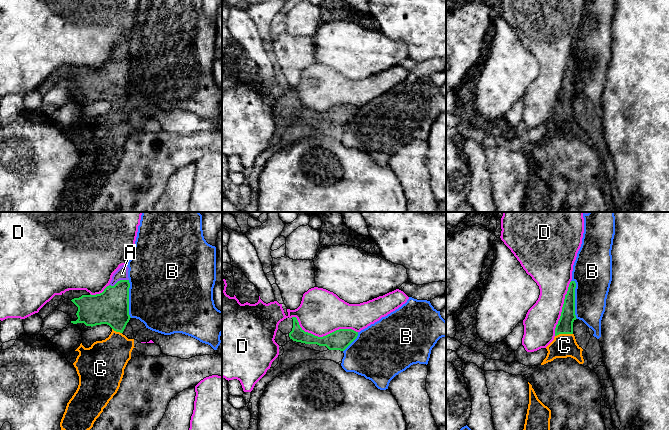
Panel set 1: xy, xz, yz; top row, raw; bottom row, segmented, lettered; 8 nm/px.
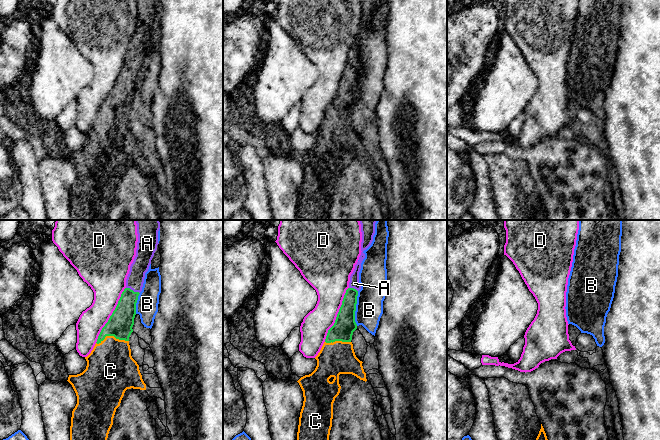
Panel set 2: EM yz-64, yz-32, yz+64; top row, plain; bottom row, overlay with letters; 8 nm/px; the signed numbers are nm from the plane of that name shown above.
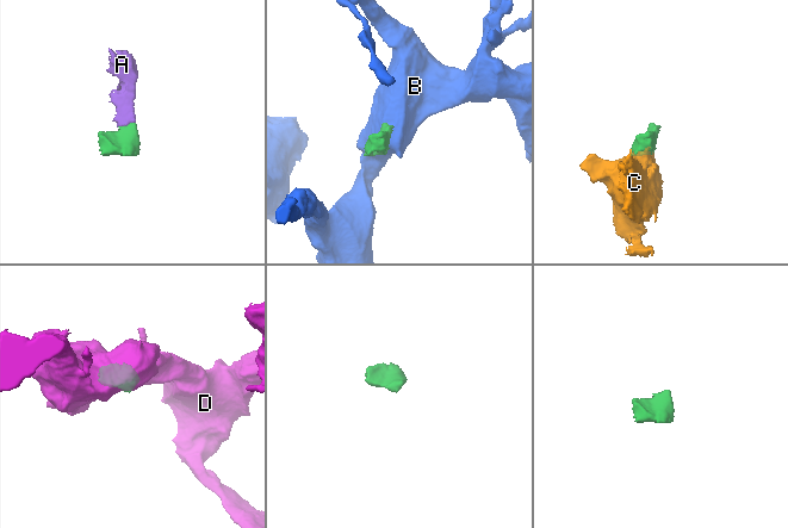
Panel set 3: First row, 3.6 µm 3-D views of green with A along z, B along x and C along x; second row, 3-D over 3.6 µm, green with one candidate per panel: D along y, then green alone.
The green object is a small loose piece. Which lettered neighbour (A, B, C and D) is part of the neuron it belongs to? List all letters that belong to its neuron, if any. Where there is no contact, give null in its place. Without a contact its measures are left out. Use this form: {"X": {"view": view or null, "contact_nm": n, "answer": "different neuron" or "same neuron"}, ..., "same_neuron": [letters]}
{"A": {"view": "xy", "contact_nm": 170, "answer": "same neuron"}, "B": {"view": "yz", "contact_nm": 320, "answer": "different neuron"}, "C": {"view": "yz", "contact_nm": 150, "answer": "same neuron"}, "D": {"view": "xz", "contact_nm": 550, "answer": "different neuron"}, "same_neuron": ["A", "C"]}

